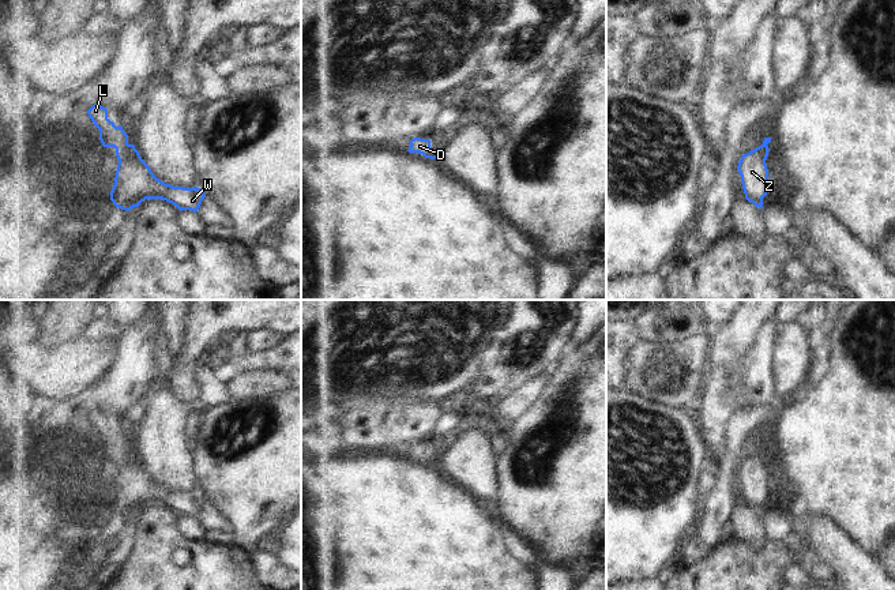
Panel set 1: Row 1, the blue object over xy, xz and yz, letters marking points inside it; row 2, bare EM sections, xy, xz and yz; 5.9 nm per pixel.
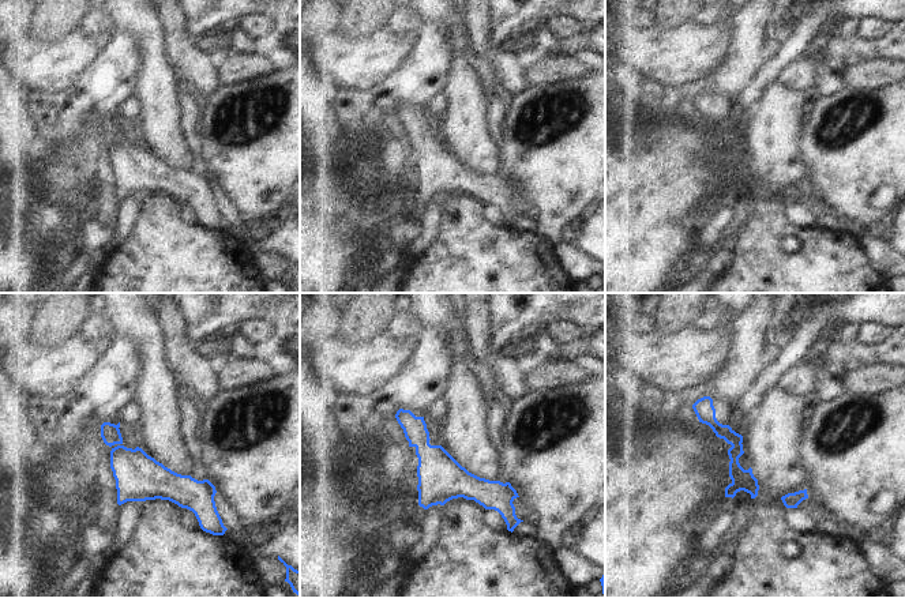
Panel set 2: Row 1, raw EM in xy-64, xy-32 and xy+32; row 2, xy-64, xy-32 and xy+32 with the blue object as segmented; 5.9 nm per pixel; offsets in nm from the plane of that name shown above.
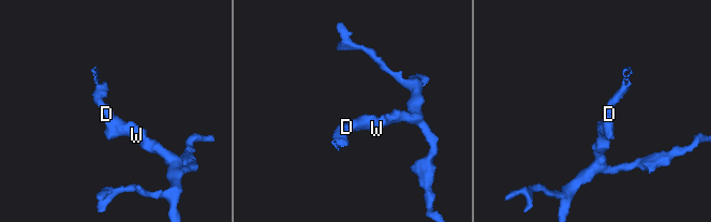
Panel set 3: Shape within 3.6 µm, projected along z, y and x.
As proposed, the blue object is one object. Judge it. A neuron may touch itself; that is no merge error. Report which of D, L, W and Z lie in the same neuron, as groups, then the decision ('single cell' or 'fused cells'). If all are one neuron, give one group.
groups D L W Z; single cell

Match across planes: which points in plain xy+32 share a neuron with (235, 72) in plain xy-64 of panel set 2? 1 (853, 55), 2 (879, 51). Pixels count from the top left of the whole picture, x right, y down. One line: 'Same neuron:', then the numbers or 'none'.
Same neuron: none

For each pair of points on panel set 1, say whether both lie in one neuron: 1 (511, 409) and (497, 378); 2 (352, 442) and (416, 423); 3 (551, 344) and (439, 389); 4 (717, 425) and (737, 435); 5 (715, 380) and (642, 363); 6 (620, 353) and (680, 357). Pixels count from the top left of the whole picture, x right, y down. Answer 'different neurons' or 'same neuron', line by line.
1: different neurons
2: same neuron
3: different neurons
4: different neurons
5: different neurons
6: different neurons

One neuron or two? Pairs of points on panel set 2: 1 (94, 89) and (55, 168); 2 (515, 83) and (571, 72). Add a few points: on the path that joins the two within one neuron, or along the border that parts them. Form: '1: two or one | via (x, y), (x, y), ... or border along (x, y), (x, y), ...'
1: one | via (81, 108), (66, 123), (66, 149)
2: two | border along (526, 70), (534, 85)

